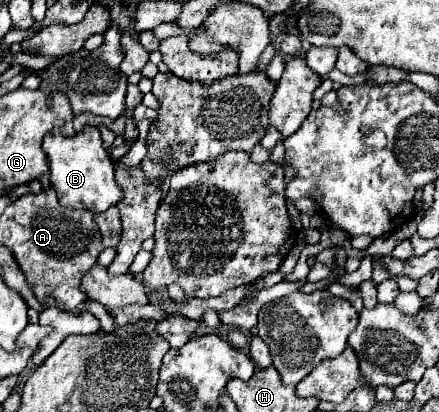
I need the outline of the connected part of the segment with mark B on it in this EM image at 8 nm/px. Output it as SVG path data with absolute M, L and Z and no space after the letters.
M85 127L83 133L77 133L75 137L63 137L61 133L53 131L43 139L43 151L49 157L51 183L61 205L71 209L89 209L91 213L103 213L123 199L123 191L113 177L113 161L103 149L99 129Z

